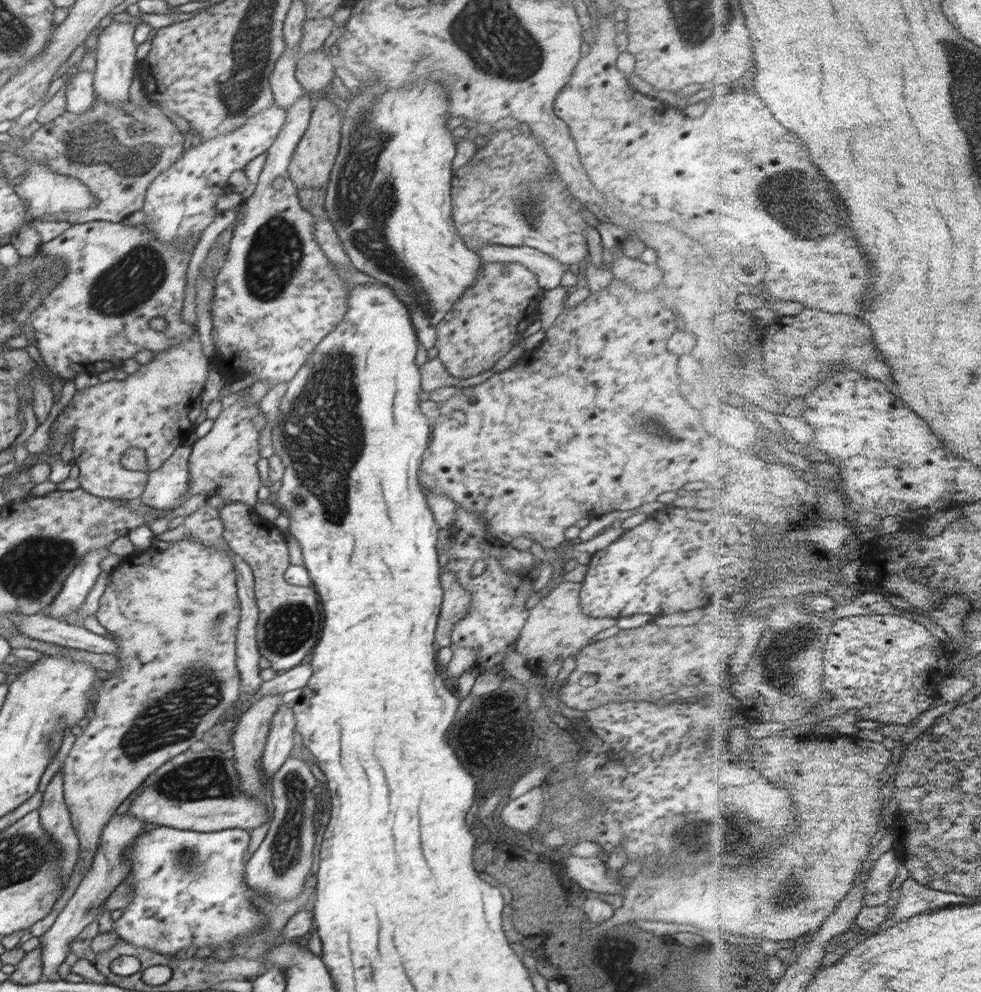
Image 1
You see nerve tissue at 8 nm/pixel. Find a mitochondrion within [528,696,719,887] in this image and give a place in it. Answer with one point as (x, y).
(686, 834)

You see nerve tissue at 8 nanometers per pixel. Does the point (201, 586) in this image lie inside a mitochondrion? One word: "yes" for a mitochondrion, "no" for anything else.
no

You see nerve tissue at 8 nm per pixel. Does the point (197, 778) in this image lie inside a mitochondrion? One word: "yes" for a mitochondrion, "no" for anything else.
yes

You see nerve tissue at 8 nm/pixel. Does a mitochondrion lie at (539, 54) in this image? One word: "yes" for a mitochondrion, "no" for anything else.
yes

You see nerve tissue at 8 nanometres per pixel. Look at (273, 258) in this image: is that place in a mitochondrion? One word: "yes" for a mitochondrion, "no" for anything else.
yes

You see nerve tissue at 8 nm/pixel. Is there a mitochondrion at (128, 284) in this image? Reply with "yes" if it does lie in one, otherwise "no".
yes

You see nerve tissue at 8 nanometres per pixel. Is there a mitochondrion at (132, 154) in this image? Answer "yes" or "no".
yes

